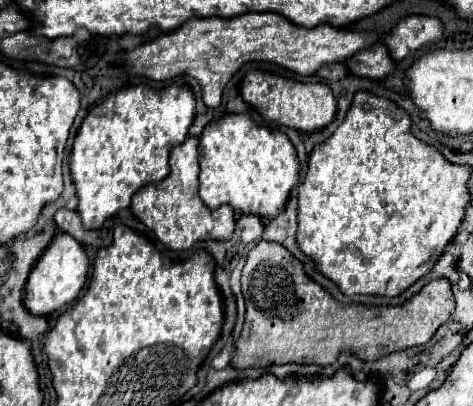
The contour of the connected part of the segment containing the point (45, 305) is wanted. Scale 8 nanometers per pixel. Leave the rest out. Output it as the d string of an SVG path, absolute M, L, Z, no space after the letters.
M57 231L55 237L51 239L47 251L39 257L39 261L31 269L31 275L25 285L25 297L23 297L25 307L33 315L49 315L53 311L63 309L65 305L73 303L79 297L79 293L87 281L87 271L89 271L89 259L87 259L83 247L71 235Z

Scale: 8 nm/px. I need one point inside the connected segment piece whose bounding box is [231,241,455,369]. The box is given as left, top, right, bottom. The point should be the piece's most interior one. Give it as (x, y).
(291, 319)

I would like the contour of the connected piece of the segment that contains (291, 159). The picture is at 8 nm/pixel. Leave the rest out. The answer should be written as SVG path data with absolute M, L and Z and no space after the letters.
M229 113L209 123L199 137L199 195L209 209L231 205L239 213L253 213L263 219L273 219L283 211L291 187L299 181L299 161L295 147L279 129L257 125L249 115Z

